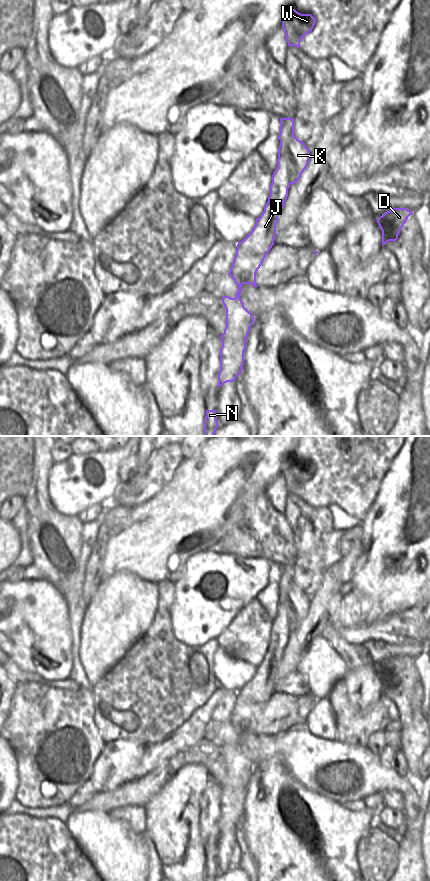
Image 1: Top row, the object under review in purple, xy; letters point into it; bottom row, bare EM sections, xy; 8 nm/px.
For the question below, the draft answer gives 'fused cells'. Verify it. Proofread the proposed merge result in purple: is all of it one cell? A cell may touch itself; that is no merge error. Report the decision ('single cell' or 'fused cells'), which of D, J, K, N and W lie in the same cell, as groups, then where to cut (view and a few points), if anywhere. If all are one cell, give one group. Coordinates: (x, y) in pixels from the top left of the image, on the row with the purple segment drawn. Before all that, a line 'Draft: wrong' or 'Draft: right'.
Draft: right
fused cells | D J N W / K | xy (284, 124), (291, 131), (286, 153), (290, 183)

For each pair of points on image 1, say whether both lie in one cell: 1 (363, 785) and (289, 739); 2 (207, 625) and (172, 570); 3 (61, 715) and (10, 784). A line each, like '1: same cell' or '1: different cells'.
1: same cell
2: different cells
3: different cells

